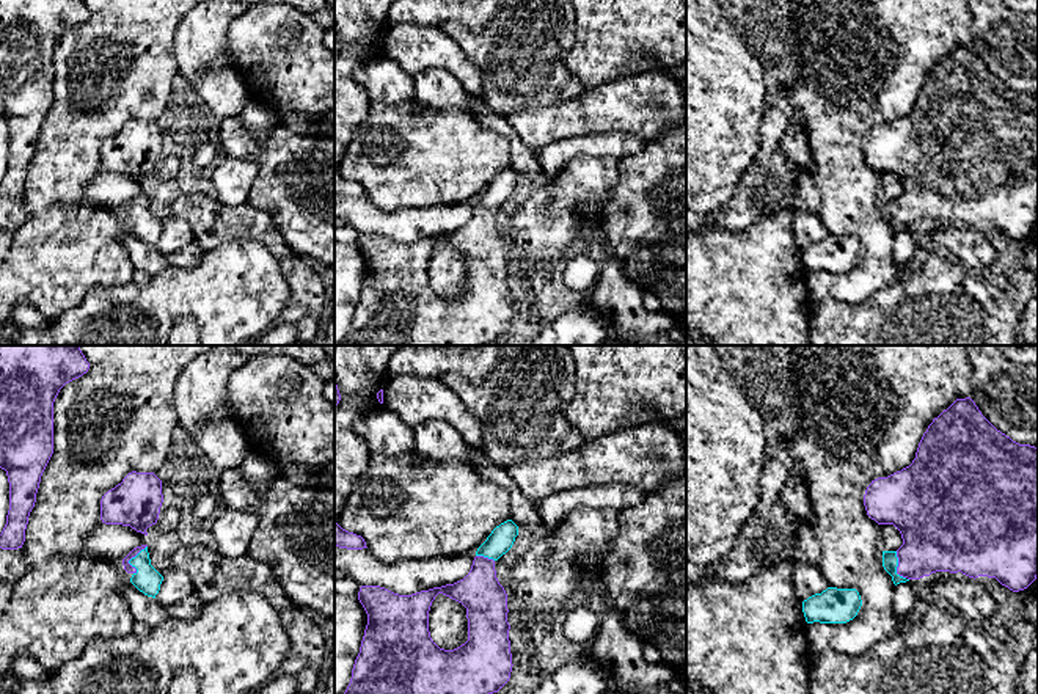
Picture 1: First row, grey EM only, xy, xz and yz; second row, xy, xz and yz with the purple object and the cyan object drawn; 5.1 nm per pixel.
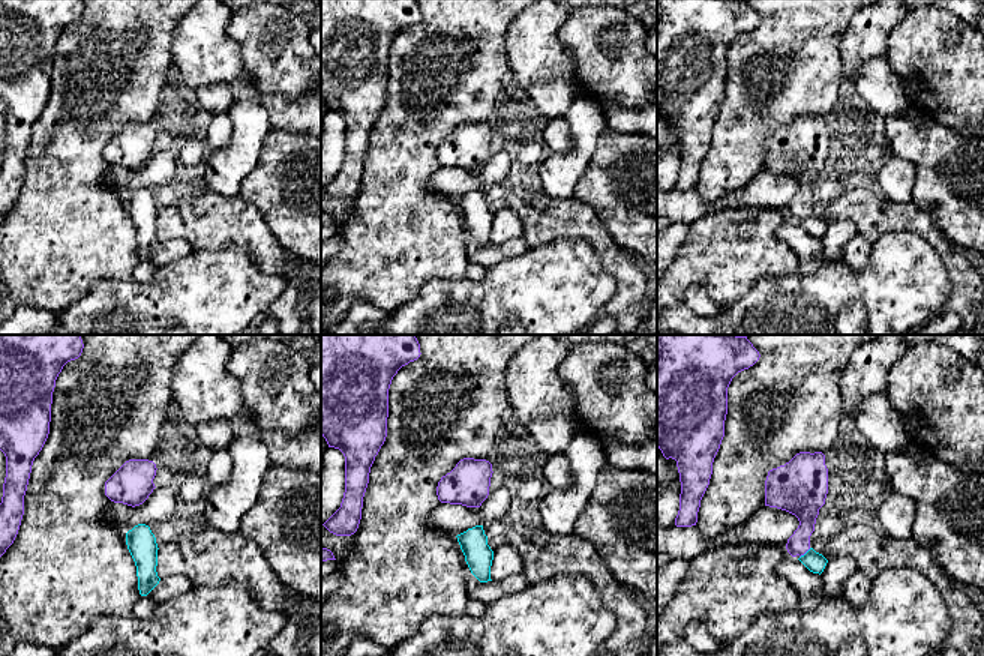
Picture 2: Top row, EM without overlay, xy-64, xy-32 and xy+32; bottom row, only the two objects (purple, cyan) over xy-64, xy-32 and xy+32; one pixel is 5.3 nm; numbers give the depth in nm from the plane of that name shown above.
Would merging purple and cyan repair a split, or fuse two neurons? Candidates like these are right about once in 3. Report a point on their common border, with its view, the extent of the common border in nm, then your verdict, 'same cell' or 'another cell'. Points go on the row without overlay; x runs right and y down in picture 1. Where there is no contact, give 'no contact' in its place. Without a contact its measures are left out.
contact xy (131, 206); length 170 nm; same cell

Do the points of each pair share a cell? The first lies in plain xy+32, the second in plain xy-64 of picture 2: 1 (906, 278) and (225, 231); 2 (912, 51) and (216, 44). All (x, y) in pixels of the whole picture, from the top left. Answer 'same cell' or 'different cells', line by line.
1: different cells
2: different cells

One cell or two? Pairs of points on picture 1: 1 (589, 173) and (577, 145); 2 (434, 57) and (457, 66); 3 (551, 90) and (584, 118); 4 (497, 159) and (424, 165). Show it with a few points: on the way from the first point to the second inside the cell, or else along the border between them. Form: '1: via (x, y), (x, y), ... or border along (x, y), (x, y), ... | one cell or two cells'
1: border along (617, 157), (575, 156), (551, 178) | two cells
2: via (440, 57), (451, 60) | one cell
3: border along (586, 90), (570, 99), (529, 110) | two cells
4: via (479, 159), (442, 159) | one cell

